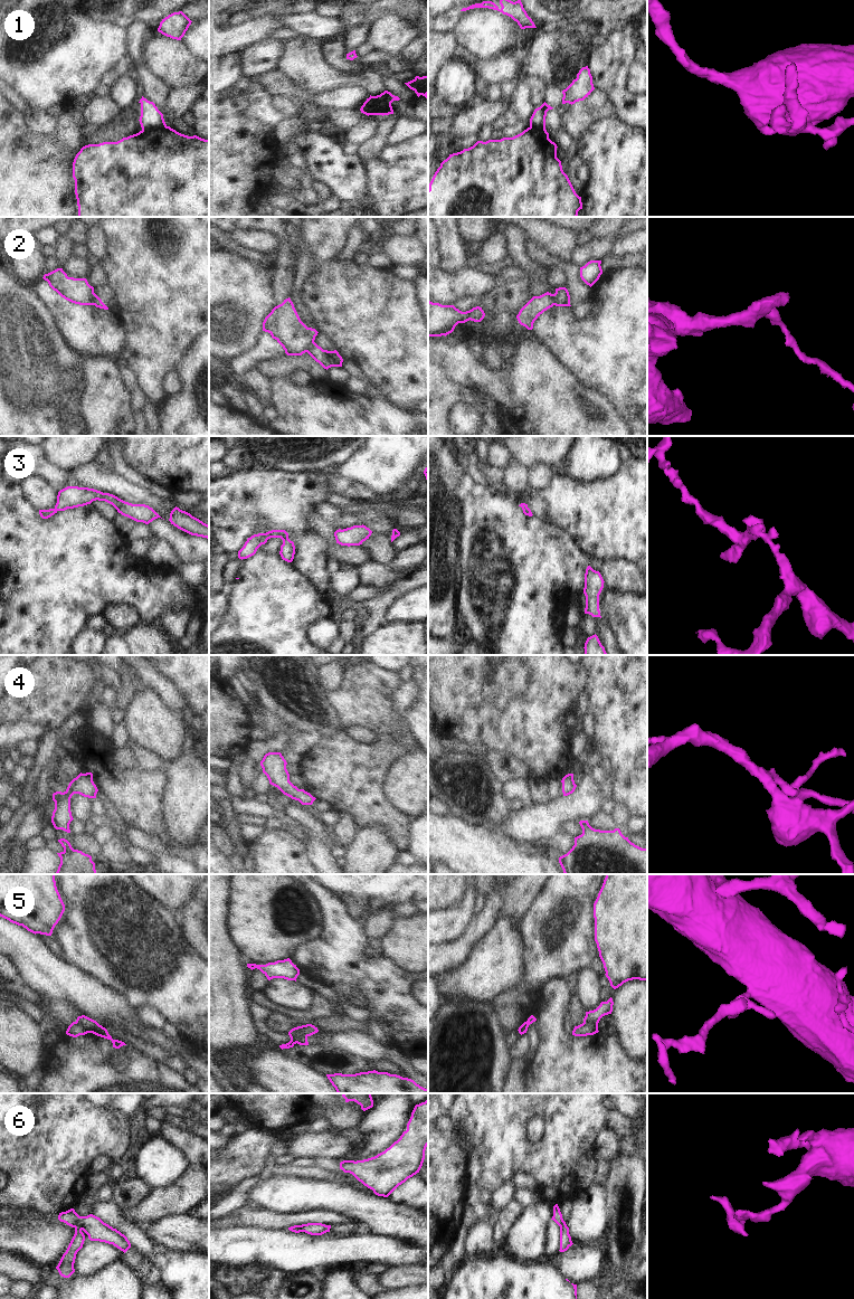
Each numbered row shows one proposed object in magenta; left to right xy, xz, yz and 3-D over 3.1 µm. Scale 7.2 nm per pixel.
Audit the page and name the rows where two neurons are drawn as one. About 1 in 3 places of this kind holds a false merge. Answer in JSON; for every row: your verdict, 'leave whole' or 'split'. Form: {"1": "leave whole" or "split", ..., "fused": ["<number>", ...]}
{"1": "split", "2": "split", "3": "leave whole", "4": "leave whole", "5": "split", "6": "split", "fused": ["1", "2", "5", "6"]}

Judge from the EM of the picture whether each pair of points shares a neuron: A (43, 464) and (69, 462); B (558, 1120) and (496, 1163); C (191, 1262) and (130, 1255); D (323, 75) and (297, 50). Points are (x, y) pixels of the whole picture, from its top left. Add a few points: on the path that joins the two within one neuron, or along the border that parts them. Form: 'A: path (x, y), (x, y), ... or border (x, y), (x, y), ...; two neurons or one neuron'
A: border (43, 447), (47, 457), (54, 464), (70, 471); two neurons
B: path (552, 1138), (535, 1155), (514, 1155); one neuron
C: border (131, 1245), (141, 1251), (155, 1266); two neurons
D: path (316, 69), (304, 57); one neuron

